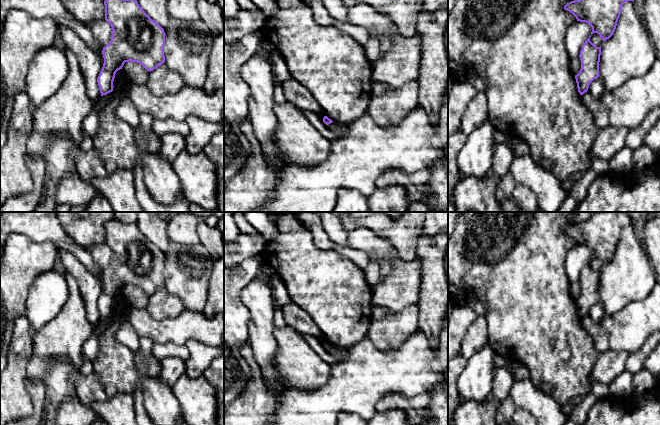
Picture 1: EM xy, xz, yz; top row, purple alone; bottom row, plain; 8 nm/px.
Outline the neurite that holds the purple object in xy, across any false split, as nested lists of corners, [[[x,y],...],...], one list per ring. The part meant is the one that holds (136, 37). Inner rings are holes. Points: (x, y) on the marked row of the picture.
[[[105,0],[105,20],[112,27],[111,41],[103,47],[104,64],[97,82],[101,96],[113,91],[113,81],[125,62],[140,63],[147,71],[153,71],[165,62],[164,29],[153,21],[139,6],[137,0]]]

